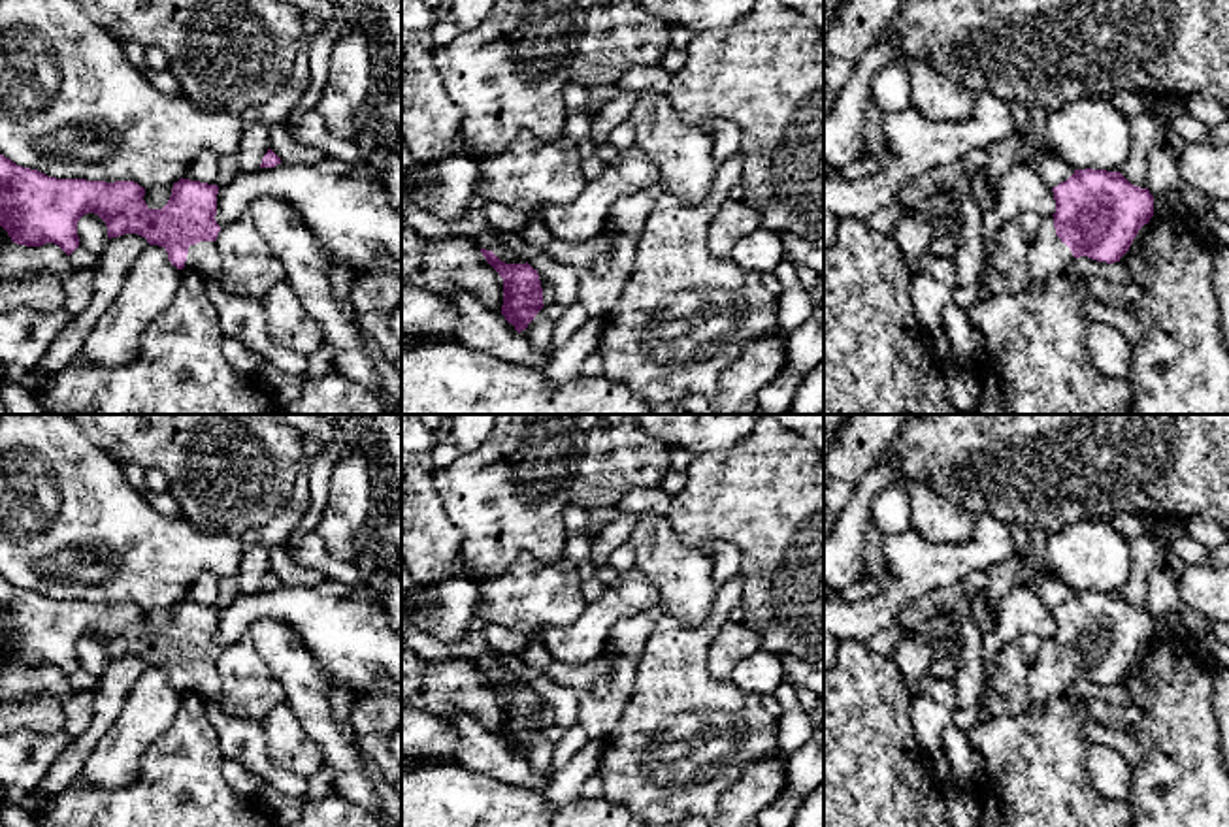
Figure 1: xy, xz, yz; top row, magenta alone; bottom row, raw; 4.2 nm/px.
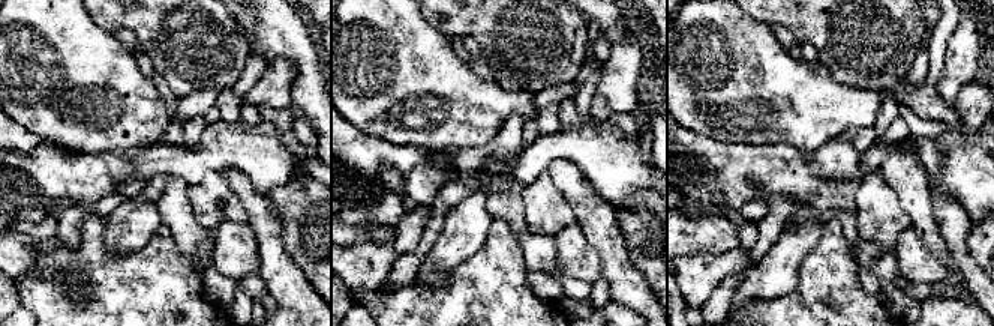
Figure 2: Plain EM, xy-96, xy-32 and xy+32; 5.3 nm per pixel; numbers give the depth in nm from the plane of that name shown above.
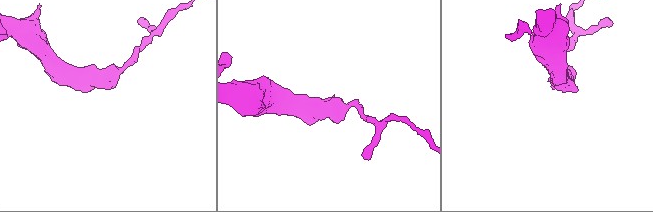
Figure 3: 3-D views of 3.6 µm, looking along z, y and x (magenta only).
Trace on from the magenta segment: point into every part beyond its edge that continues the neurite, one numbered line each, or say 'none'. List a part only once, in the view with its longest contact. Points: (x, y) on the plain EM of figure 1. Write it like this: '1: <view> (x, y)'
1: xy (202, 681)

